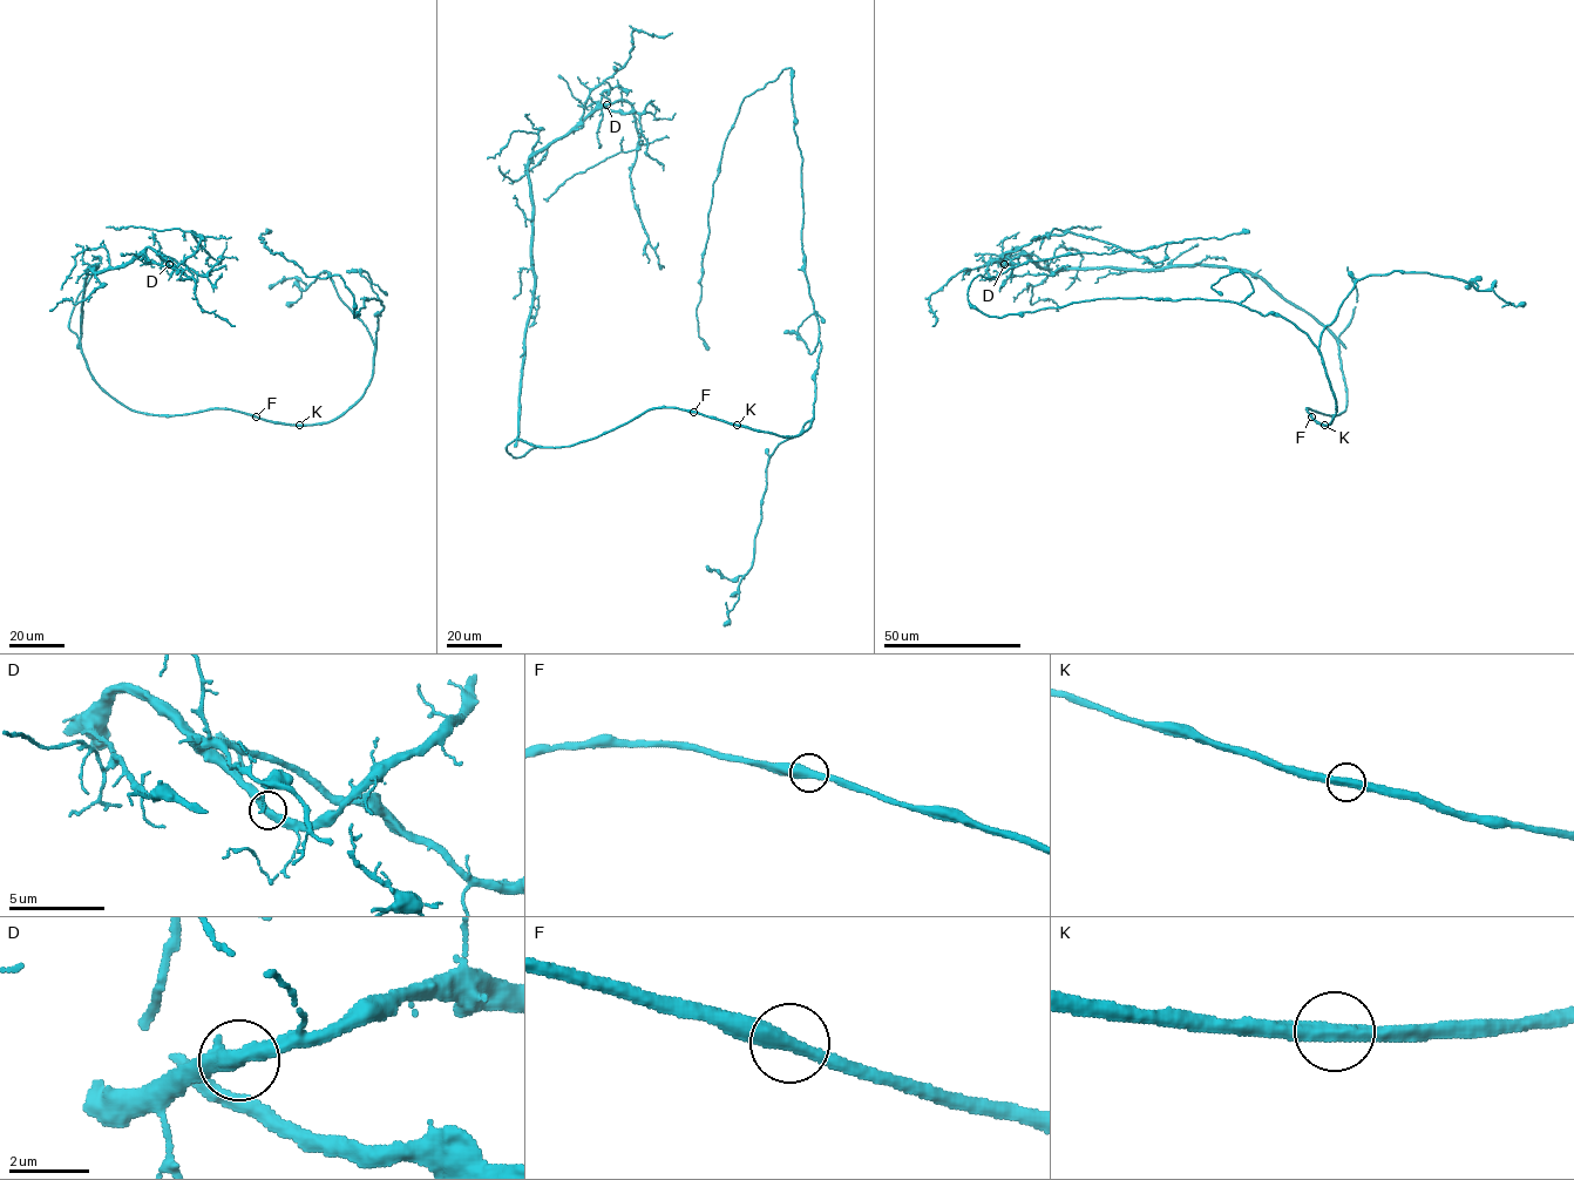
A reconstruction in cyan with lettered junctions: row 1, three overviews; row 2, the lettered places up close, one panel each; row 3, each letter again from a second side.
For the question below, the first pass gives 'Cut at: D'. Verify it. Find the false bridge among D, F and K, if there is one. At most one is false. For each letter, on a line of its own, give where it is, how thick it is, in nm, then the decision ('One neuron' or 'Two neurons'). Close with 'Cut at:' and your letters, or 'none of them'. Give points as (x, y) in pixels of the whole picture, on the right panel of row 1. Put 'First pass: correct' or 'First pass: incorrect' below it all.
D: Place: (1004, 264). Thickness 420 nm. One neuron
F: Place: (1311, 416). Thickness 400 nm. One neuron
K: Place: (1324, 425). Thickness 380 nm. One neuron
Cut at: none of them
First pass: incorrect

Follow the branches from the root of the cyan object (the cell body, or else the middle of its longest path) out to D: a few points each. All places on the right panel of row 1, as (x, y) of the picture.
D: (1316, 421), (1307, 408), (1345, 409), (1337, 340), (1260, 278), (1212, 265), (1055, 273), (1019, 248), (1004, 265)

